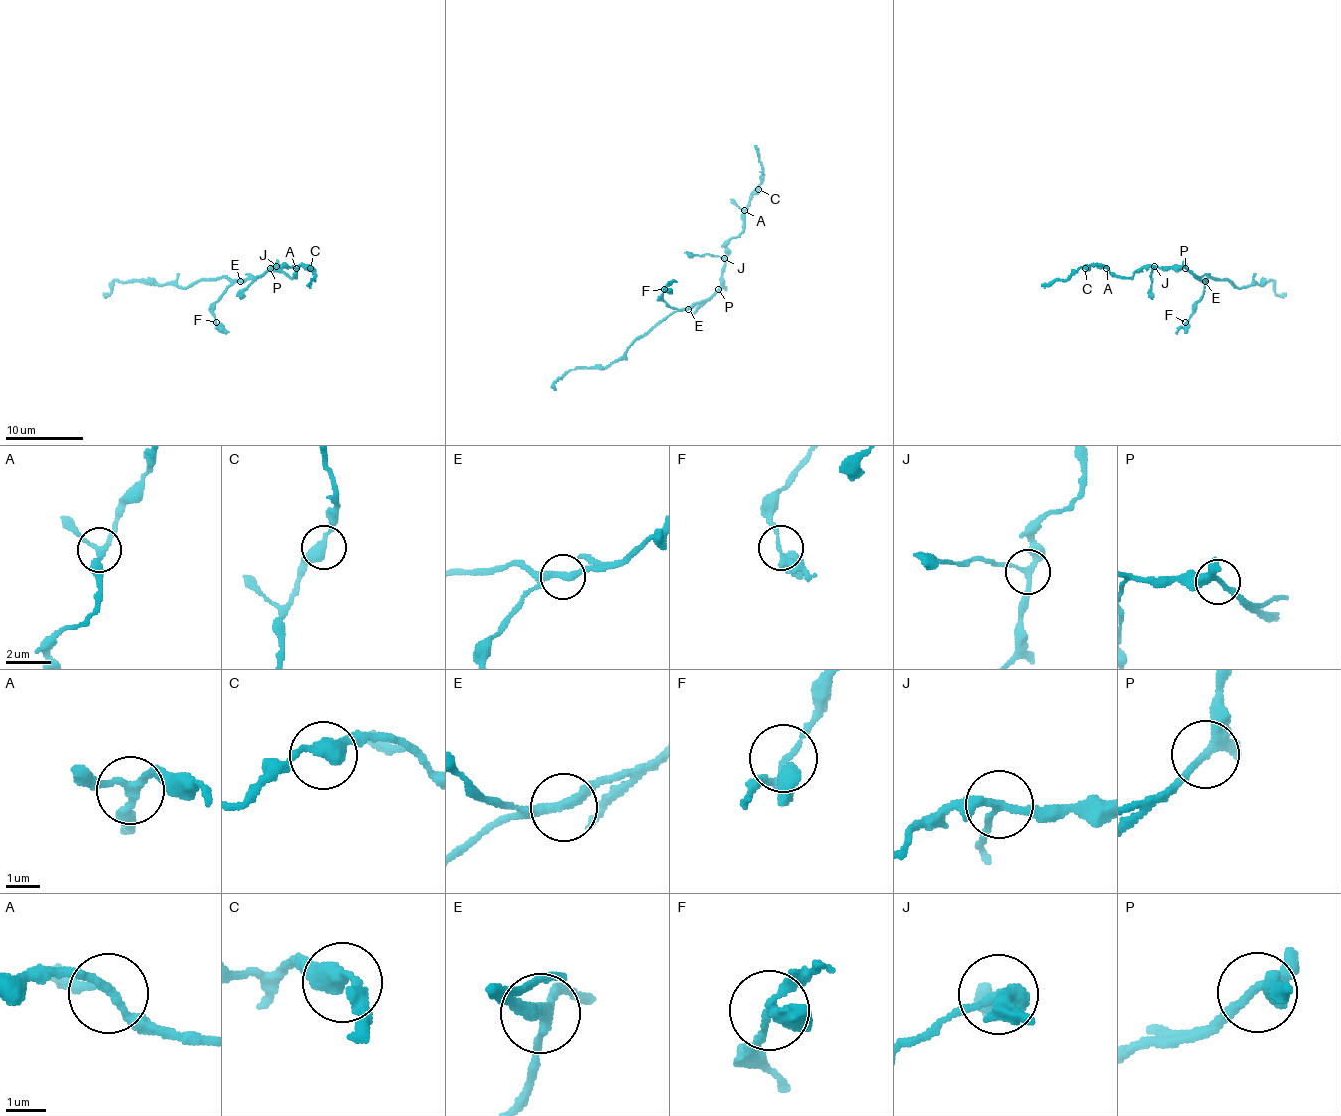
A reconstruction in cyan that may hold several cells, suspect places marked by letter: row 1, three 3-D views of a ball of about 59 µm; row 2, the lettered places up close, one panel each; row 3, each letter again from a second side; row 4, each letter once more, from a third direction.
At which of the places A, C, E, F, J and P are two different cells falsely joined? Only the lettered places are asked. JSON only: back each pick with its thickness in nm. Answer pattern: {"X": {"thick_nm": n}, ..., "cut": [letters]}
{"cut": []}

